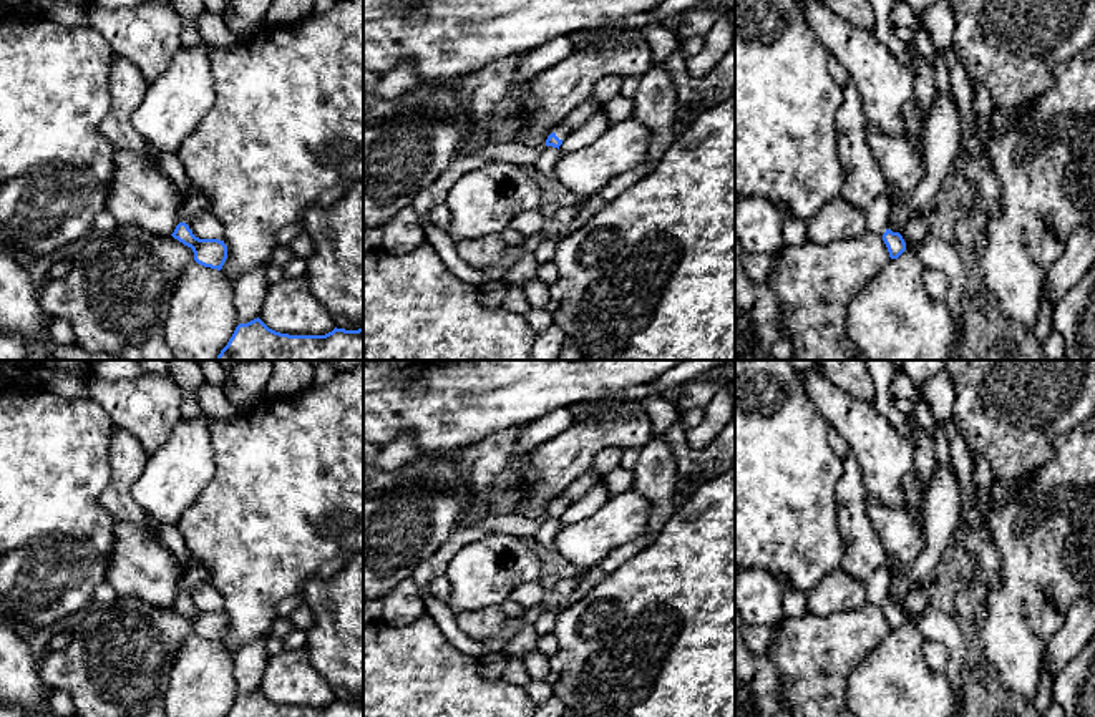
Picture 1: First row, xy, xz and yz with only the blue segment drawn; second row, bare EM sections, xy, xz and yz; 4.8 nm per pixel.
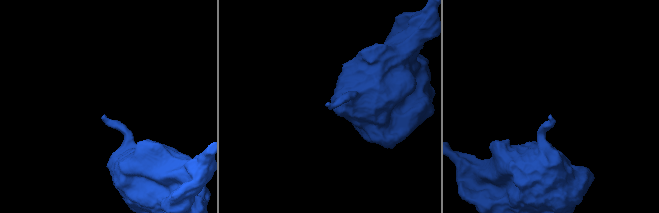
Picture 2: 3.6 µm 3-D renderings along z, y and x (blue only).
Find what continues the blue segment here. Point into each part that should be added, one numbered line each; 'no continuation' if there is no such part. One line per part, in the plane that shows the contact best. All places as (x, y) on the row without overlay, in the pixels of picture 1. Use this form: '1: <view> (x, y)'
1: xy (194, 576)

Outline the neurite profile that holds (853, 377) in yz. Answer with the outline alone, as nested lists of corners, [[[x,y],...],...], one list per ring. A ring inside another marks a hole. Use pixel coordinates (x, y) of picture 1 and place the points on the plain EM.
[[[815,360],[821,372],[844,393],[873,403],[876,388],[866,360]]]

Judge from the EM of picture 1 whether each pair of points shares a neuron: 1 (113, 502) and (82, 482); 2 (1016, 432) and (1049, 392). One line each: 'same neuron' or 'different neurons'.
1: different neurons
2: same neuron

